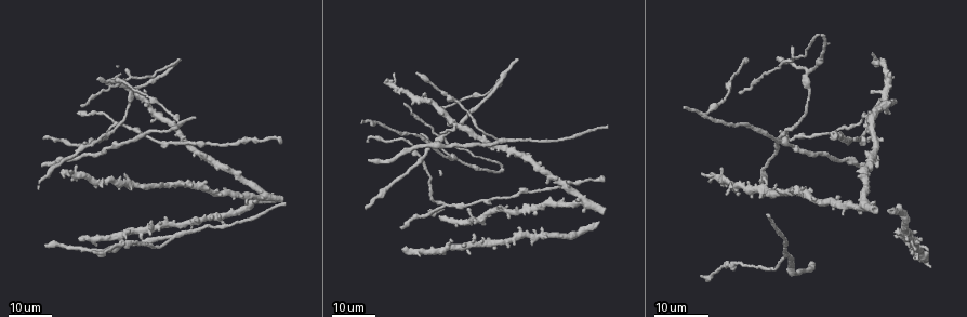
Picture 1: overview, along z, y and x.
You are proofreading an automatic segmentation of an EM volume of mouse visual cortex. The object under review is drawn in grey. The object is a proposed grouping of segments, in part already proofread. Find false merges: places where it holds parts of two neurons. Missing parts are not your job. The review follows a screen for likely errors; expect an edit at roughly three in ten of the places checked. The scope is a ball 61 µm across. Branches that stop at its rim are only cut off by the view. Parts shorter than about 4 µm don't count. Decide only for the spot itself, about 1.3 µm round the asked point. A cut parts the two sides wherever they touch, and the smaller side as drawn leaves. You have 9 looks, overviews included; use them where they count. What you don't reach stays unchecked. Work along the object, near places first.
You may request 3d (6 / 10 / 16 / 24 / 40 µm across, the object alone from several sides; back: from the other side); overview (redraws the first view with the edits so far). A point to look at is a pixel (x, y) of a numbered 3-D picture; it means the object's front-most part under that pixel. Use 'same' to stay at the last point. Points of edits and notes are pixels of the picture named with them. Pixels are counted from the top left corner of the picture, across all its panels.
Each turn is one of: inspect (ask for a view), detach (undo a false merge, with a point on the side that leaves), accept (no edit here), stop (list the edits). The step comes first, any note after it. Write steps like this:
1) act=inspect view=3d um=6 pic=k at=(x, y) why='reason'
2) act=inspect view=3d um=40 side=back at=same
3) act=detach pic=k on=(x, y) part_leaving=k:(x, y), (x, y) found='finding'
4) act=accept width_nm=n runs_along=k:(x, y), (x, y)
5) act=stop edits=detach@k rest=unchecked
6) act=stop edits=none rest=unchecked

act=inspect view=3d um=16 pic=1 at=(500, 75) why='a fork'

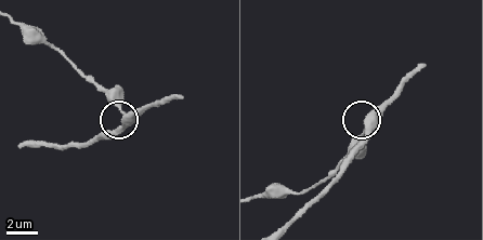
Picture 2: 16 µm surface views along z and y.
act=inspect view=3d um=10 pic=2 at=(126, 117) why='closer look'

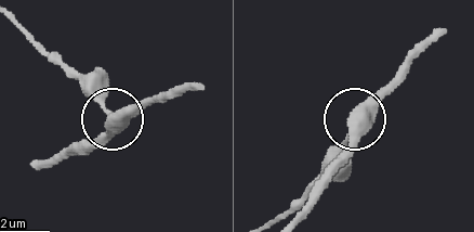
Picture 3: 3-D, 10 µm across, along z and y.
act=accept runs_along=3:(293, 217), (349, 142), (357, 117), (398, 76) found='one neuron here'

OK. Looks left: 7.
act=inspect view=3d um=16 pic=1 at=(807, 68) why='arms part here'

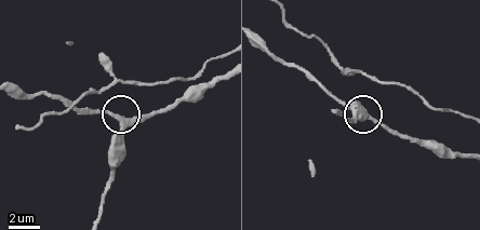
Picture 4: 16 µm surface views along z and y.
act=inspect view=3d um=6 pic=4 at=(122, 118) why='closer look'

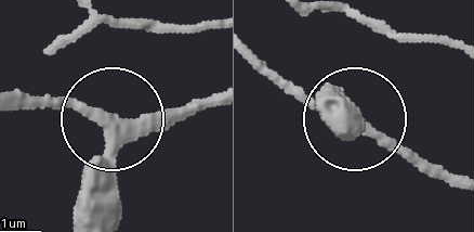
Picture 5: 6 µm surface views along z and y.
act=accept width_nm=250 found='one neuron here'

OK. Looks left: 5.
act=inspect view=3d um=24 pic=1 at=(401, 138) why='a fork'

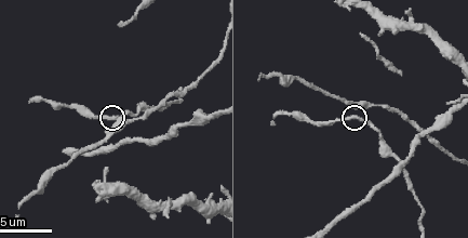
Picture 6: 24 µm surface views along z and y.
act=inspect view=3d um=10 pic=6 at=(114, 120) why='zoom in'

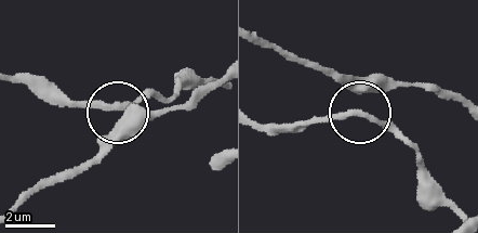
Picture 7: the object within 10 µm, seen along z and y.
act=accept arms=3 runs_along=7:(462, 214), (419, 151), (369, 118), (337, 114), (302, 120) found='all the same neuron'

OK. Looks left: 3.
act=inspect view=3d um=16 pic=1 at=(453, 125)

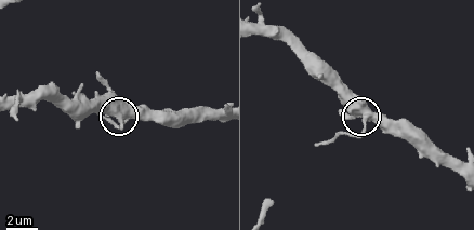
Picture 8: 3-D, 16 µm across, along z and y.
act=inspect view=3d um=6 pic=8 at=(363, 116)

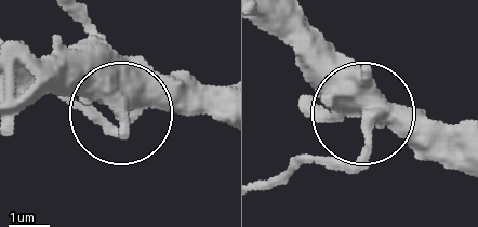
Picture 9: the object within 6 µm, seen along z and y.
act=accept width_nm=500 runs_along=9:(464, 169), (371, 120), (349, 161), (322, 165) found='continuous, no second neuron'

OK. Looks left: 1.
act=stop edits=none rest=unchecked

